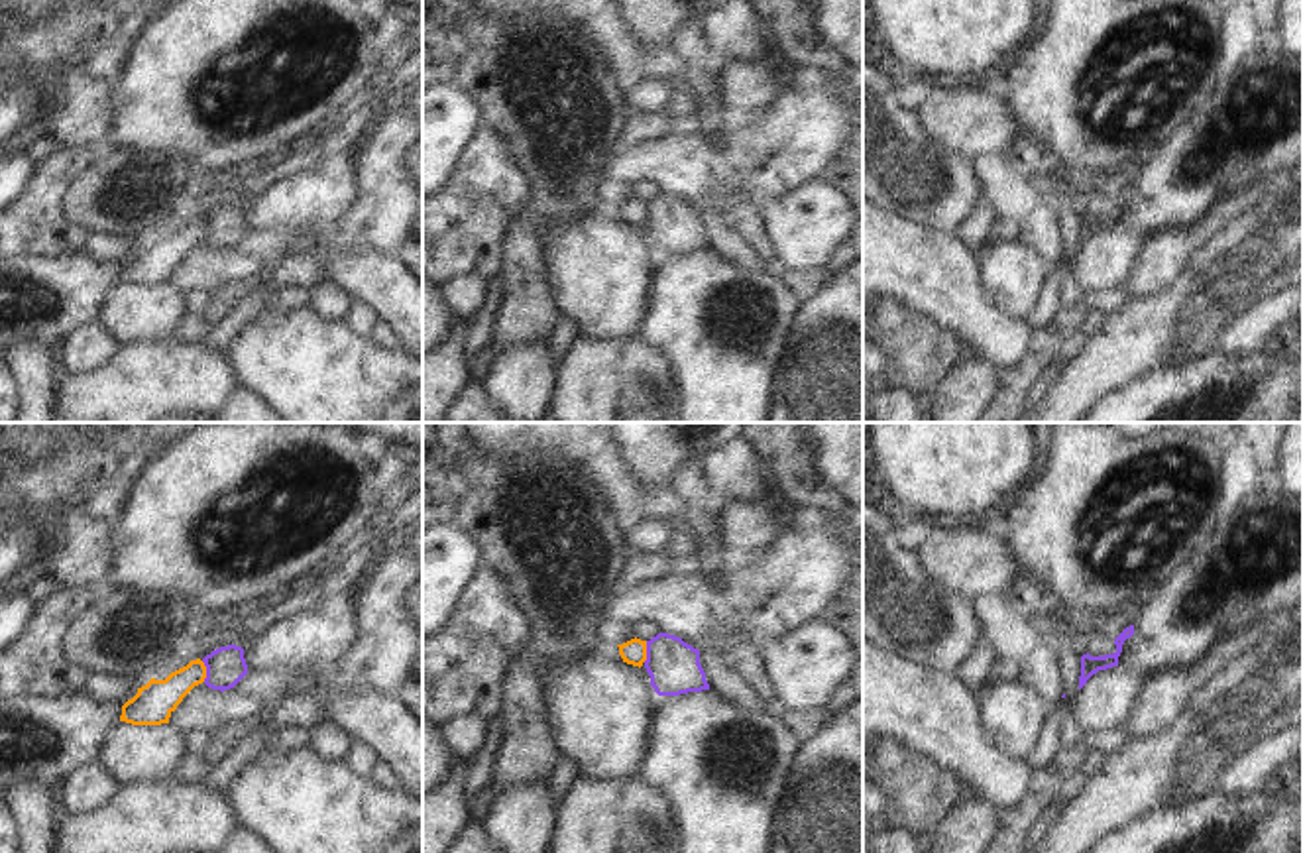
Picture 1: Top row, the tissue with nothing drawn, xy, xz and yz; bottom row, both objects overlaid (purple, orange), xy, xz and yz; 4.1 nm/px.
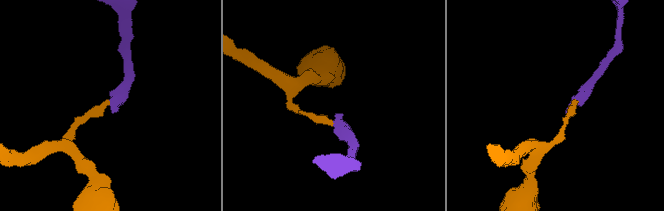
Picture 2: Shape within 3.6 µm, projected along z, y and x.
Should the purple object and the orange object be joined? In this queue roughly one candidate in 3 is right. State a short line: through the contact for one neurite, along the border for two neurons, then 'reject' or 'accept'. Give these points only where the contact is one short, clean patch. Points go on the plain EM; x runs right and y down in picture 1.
xy (201, 221), (205, 240) | reject

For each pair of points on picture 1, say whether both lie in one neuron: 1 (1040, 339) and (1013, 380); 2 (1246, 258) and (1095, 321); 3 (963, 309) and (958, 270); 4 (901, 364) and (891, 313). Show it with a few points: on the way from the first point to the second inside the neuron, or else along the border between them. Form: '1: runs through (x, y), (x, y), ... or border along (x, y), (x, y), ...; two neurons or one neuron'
1: runs through (1040, 348), (1040, 354), (1022, 372); one neuron
2: border along (1109, 315), (1105, 325), (1089, 339); two neurons
3: runs through (958, 299), (958, 280); one neuron
4: runs through (901, 352), (901, 335), (895, 325); one neuron

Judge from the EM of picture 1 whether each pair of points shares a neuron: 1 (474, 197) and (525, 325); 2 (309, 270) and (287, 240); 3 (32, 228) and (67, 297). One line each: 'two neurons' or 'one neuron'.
1: two neurons
2: two neurons
3: two neurons

